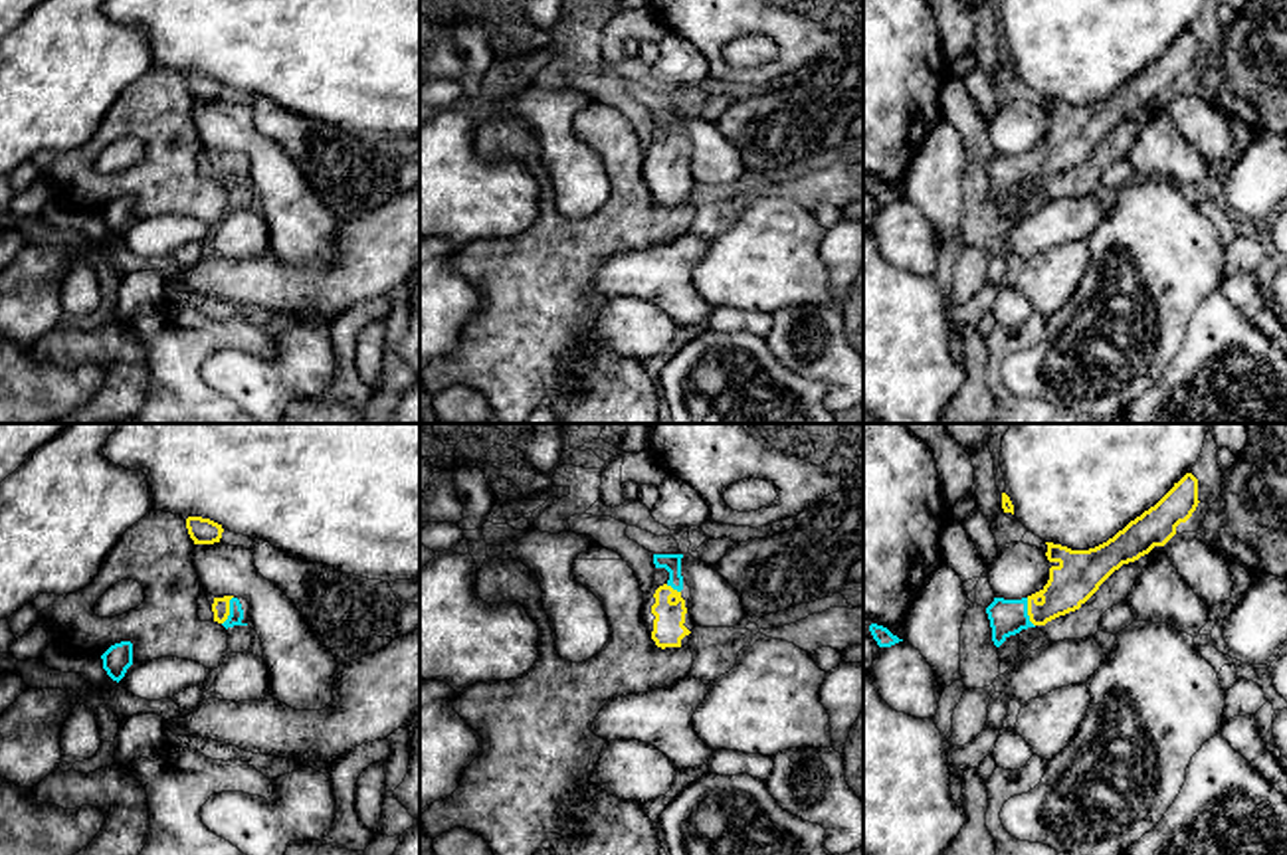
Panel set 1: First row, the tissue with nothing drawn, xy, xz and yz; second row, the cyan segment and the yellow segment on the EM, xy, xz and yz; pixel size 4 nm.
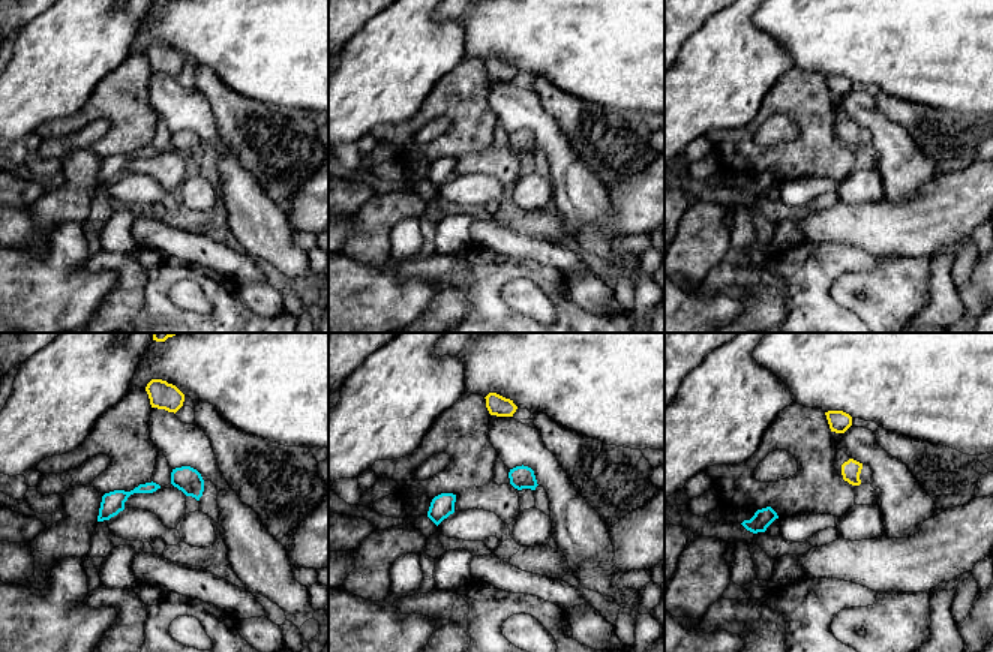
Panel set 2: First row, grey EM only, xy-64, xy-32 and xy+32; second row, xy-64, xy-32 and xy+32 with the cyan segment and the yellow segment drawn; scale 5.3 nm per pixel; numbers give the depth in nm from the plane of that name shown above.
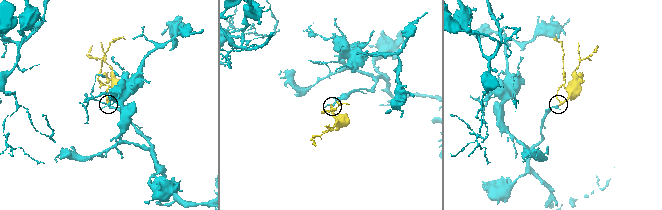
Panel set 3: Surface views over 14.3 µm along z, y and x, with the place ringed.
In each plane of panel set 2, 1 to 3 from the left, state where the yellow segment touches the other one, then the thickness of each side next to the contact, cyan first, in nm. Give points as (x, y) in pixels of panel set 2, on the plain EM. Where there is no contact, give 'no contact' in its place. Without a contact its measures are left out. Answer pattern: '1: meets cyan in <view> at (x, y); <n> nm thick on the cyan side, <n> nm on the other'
1: no contact
2: no contact
3: no contact

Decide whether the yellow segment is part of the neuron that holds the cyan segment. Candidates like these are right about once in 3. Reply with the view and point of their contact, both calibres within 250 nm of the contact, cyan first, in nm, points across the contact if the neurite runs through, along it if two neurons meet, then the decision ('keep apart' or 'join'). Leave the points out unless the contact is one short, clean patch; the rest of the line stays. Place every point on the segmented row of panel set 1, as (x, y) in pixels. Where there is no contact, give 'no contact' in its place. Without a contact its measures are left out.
contact yz (1026, 612); calibres 140 and 180 nm; way yz (1006, 618), (1026, 612), (1042, 612), (1076, 578); join

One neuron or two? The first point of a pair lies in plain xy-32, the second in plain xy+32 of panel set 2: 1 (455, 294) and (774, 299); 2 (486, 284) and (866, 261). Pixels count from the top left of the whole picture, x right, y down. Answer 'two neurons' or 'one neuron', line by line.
1: one neuron
2: one neuron

